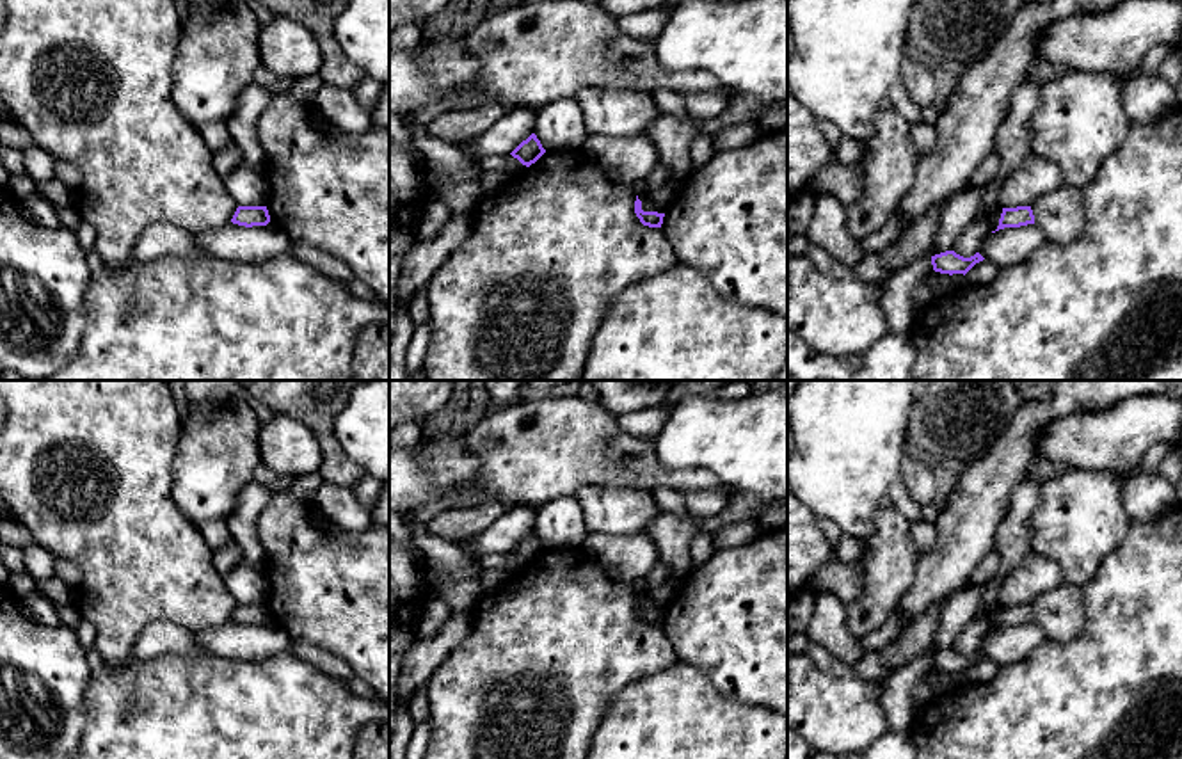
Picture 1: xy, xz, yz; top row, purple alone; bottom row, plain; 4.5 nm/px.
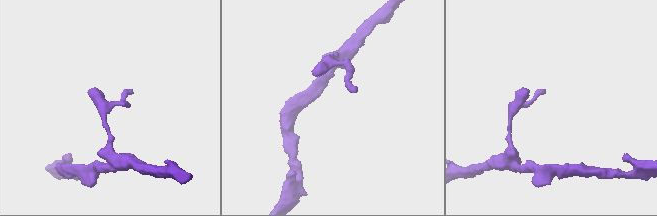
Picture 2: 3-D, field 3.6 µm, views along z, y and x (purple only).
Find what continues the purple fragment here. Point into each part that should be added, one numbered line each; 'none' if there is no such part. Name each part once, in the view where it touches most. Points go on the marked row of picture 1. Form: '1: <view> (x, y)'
none

